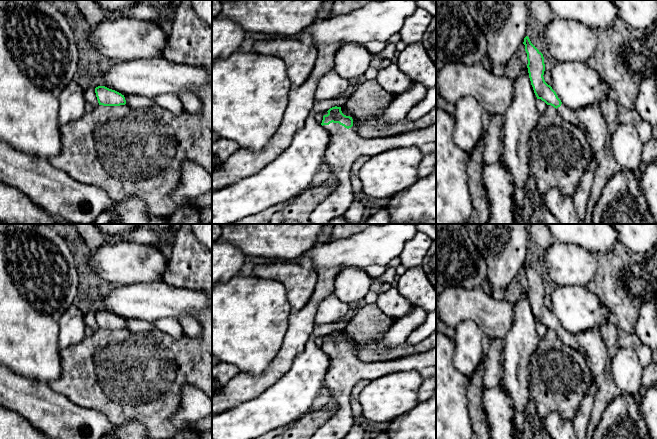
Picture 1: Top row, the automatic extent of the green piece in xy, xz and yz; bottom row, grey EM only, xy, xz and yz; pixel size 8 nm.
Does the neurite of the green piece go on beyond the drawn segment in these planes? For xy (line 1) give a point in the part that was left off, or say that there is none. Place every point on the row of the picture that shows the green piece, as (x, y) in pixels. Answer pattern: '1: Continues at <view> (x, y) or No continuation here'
1: No continuation here

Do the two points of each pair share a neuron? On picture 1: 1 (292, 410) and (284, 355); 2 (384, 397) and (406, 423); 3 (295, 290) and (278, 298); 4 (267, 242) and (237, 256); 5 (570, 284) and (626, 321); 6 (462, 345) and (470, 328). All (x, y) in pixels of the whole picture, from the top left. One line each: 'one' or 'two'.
1: two
2: two
3: two
4: two
5: two
6: one

